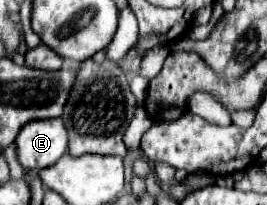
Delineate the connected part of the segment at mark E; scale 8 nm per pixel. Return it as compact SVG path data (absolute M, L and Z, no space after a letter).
M62 119L30 121L16 137L18 161L24 169L44 169L54 165L68 151L68 133Z

